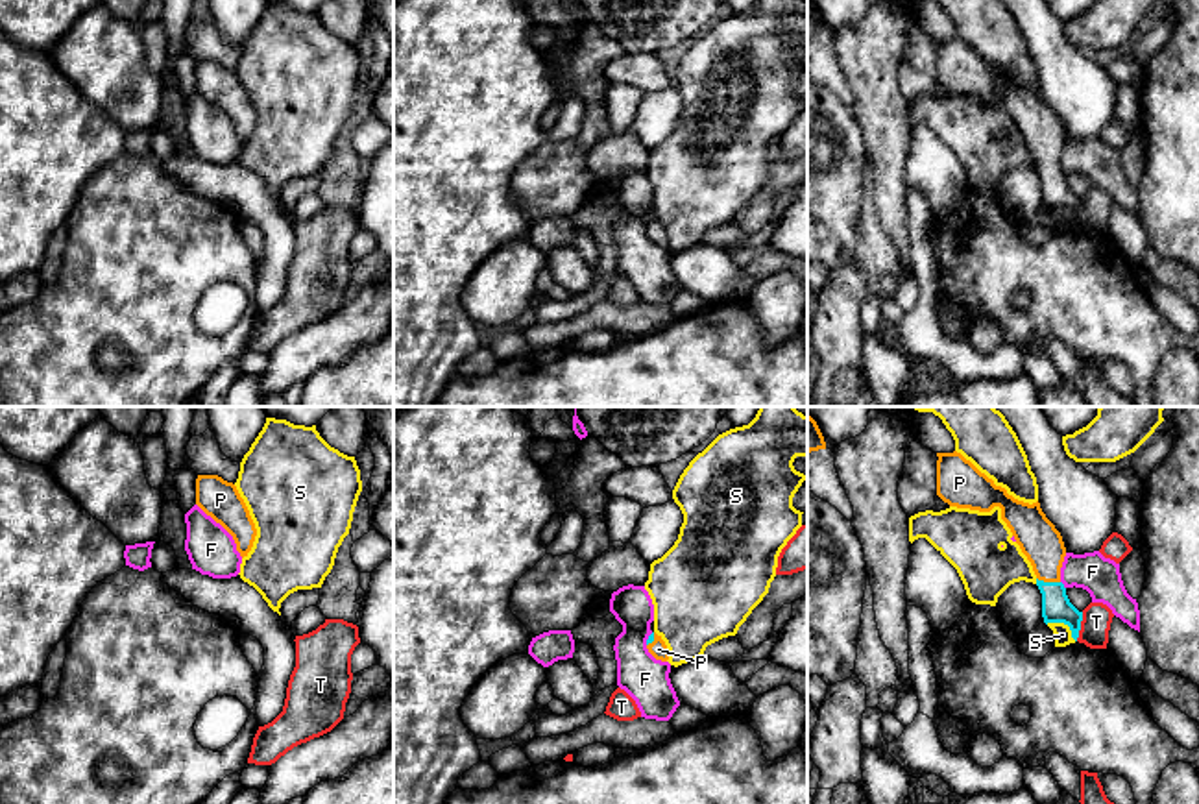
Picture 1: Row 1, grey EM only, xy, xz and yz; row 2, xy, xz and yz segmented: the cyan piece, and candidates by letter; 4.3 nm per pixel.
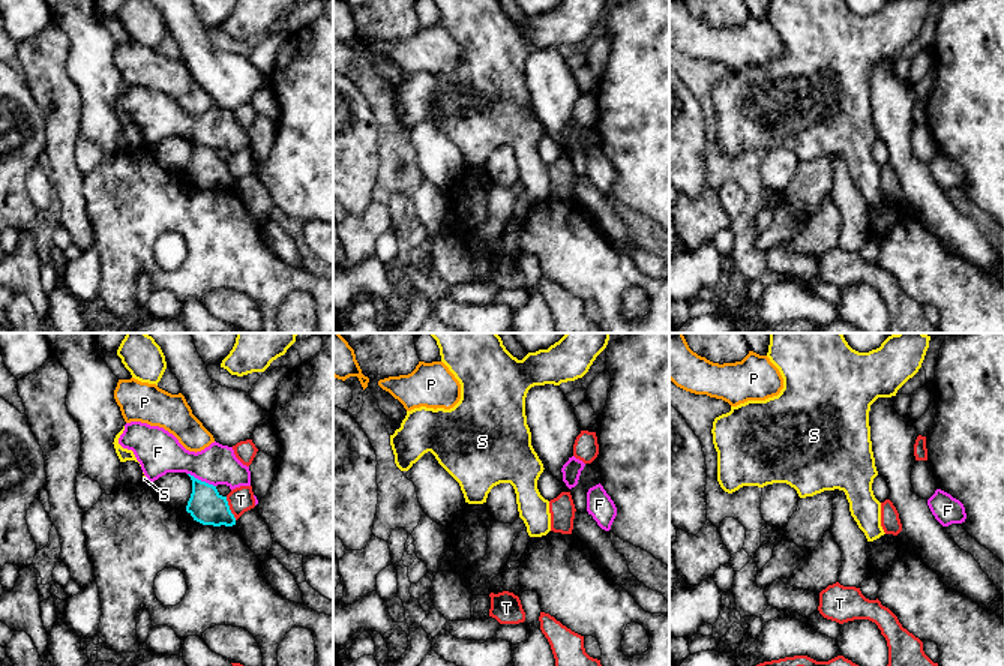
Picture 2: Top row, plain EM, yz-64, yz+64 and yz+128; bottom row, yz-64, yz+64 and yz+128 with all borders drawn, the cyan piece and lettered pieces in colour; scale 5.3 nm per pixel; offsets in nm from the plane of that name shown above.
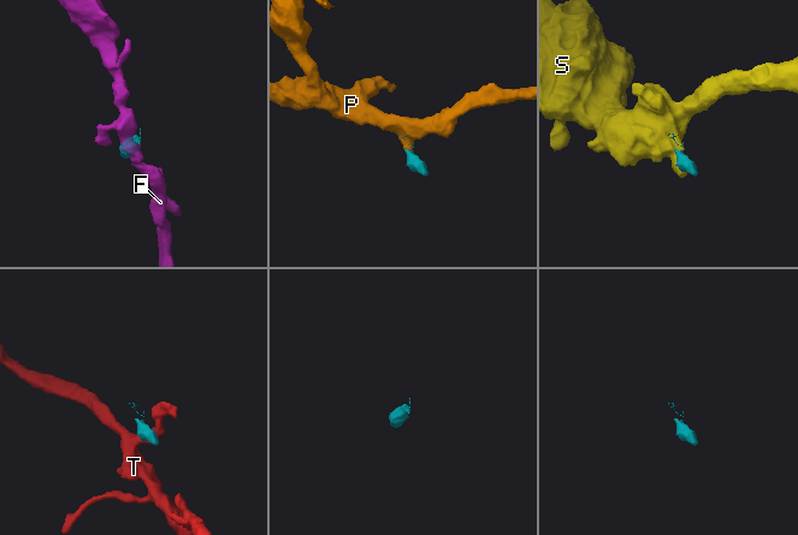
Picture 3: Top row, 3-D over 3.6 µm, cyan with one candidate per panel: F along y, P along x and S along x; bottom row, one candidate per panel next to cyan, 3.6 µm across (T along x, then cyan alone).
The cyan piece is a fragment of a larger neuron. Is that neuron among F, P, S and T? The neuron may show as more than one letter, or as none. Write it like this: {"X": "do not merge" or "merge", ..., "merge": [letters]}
{"F": "do not merge", "P": "merge", "S": "do not merge", "T": "do not merge", "merge": ["P"]}

